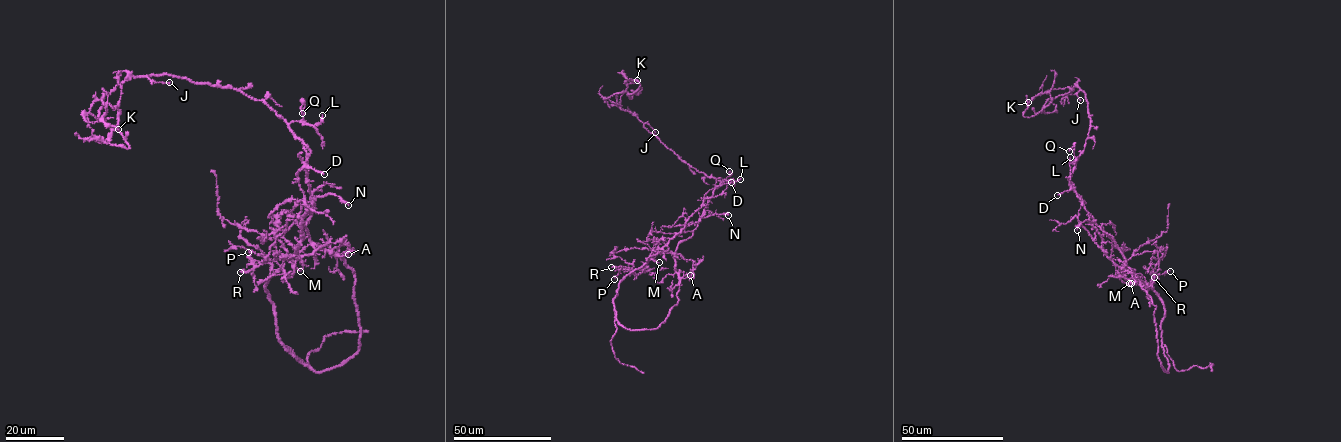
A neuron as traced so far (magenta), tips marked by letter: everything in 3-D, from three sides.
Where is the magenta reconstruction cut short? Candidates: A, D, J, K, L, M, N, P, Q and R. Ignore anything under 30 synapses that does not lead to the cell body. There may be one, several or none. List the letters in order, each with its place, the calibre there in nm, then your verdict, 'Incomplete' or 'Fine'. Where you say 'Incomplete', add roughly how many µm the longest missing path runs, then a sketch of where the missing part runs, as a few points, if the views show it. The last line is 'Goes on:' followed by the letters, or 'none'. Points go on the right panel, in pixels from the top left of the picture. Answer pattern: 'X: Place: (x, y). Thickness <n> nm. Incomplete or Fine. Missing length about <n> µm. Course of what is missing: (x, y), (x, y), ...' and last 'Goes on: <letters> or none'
A: Place: (1131, 283). Thickness 180 nm. Fine
D: Place: (1057, 195). Thickness 190 nm. Fine
J: Place: (1080, 100). Thickness 140 nm. Fine
K: Place: (1028, 102). Thickness 170 nm. Fine
L: Place: (1070, 157). Thickness 150 nm. Fine
M: Place: (1129, 283). Thickness 160 nm. Fine
N: Place: (1077, 230). Thickness 280 nm. Fine
P: Place: (1170, 271). Thickness 240 nm. Incomplete. Missing length about 20 µm. Course of what is missing: (1170, 271), (1174, 273), (1175, 285), (1170, 282)
Q: Place: (1069, 151). Thickness 160 nm. Fine
R: Place: (1154, 277). Thickness 260 nm. Fine
Goes on: P

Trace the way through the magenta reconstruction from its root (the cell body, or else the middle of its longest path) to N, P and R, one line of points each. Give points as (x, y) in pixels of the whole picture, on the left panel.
N: (299, 183), (297, 172), (305, 165), (312, 196), (335, 194), (348, 205)
P: (299, 183), (307, 211), (296, 253), (283, 257), (282, 266), (271, 274), (270, 263), (253, 265), (248, 252)
R: (299, 183), (307, 211), (296, 253), (283, 257), (282, 266), (271, 274), (272, 266), (265, 262), (240, 272)

